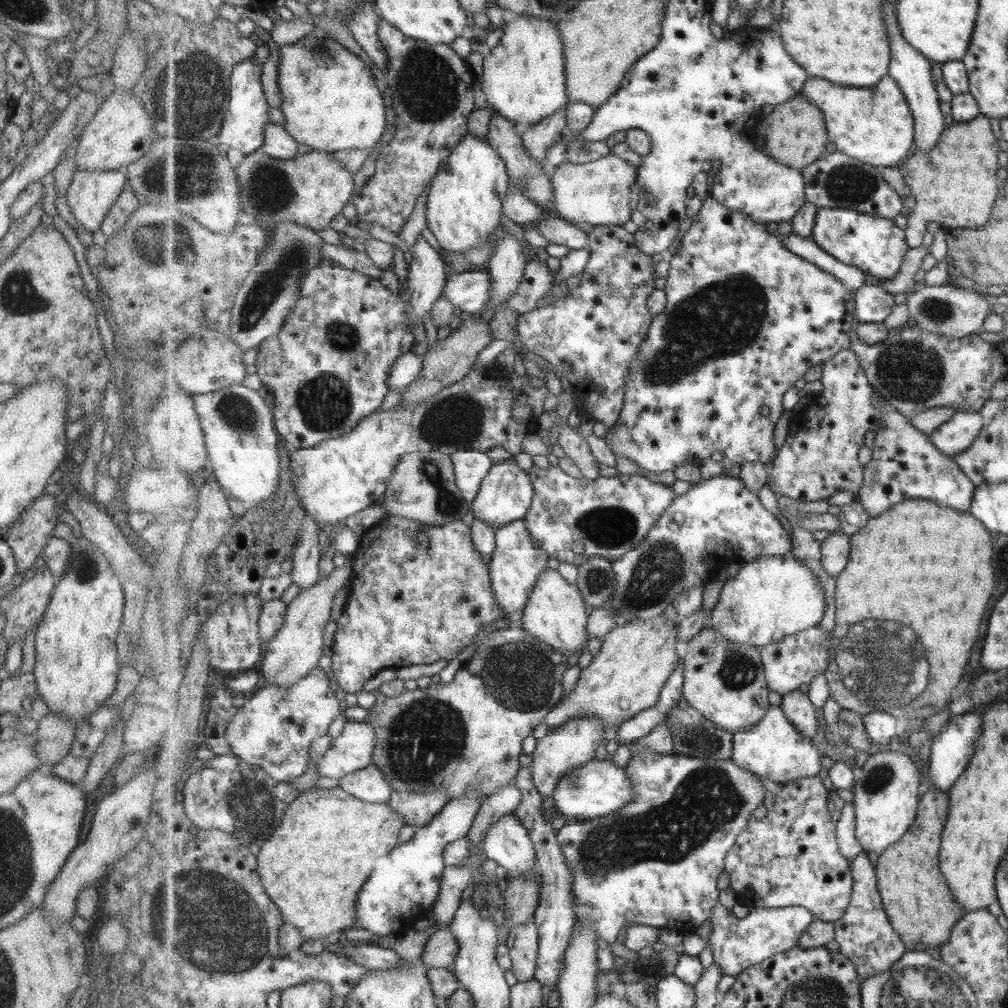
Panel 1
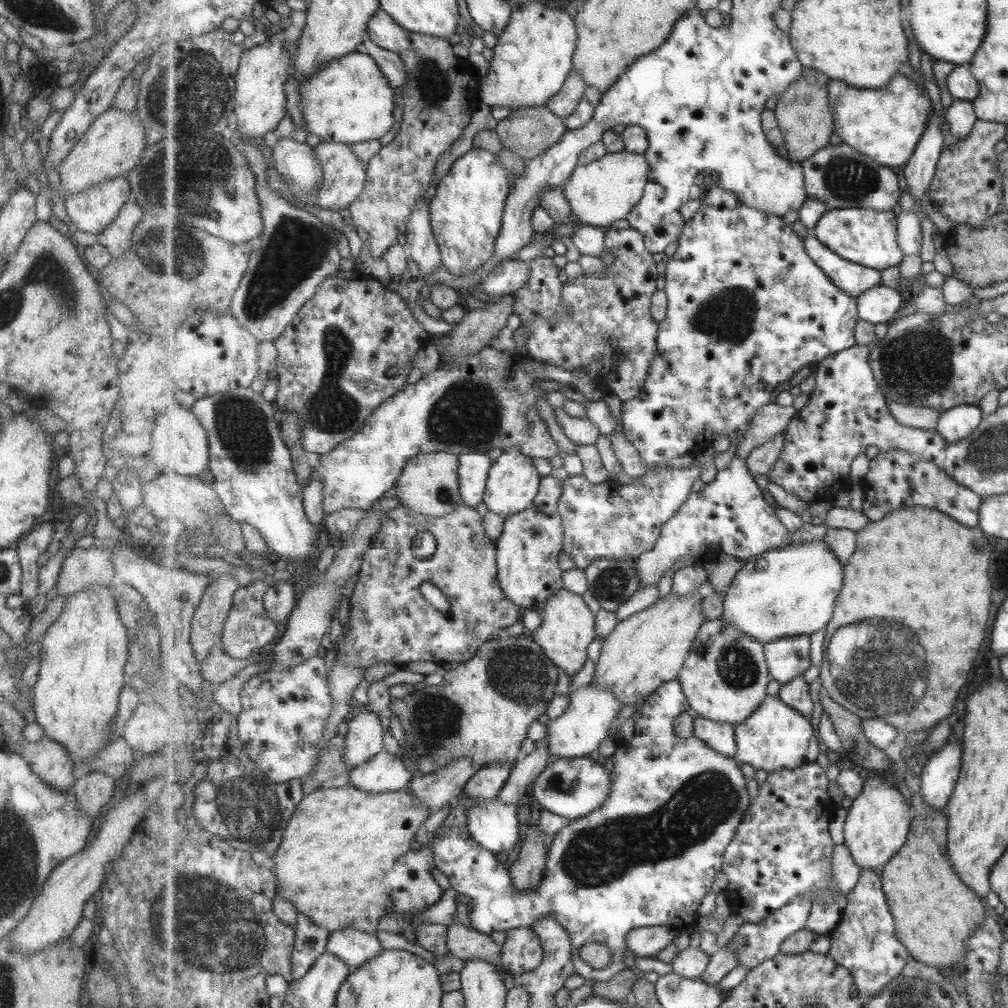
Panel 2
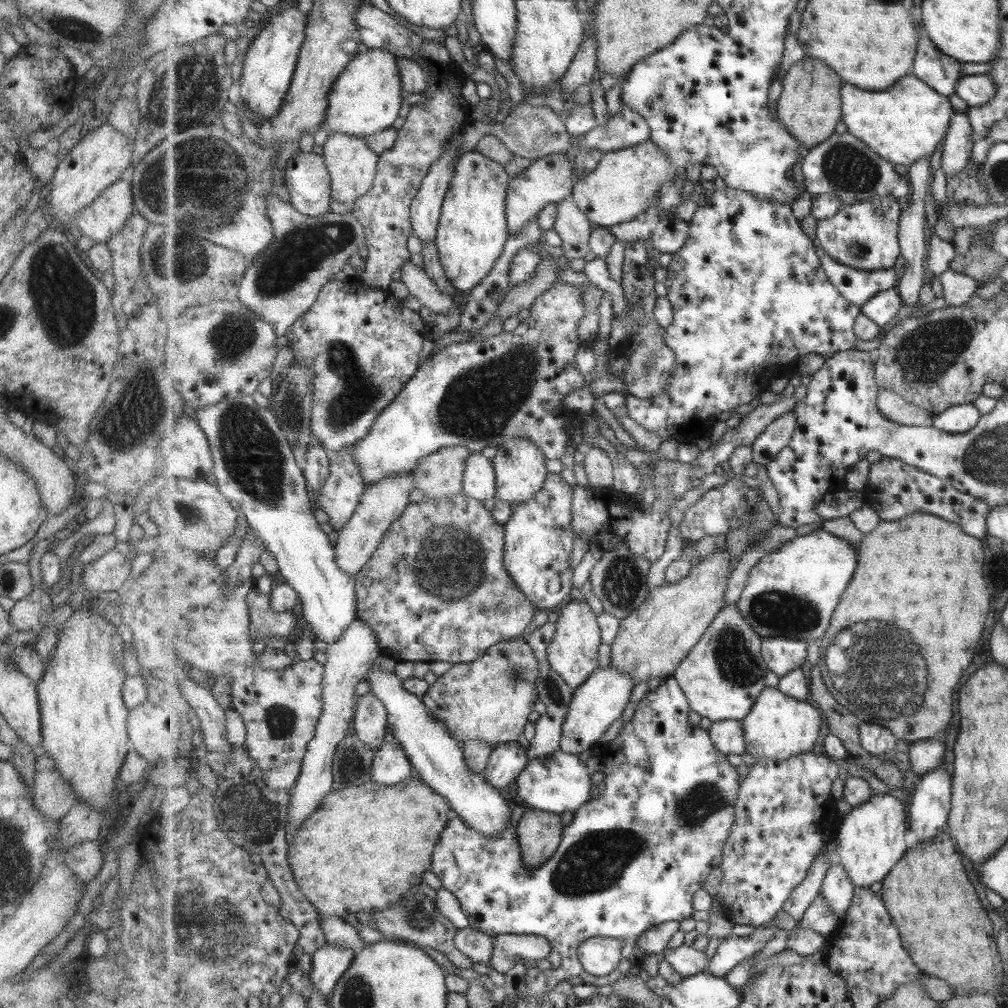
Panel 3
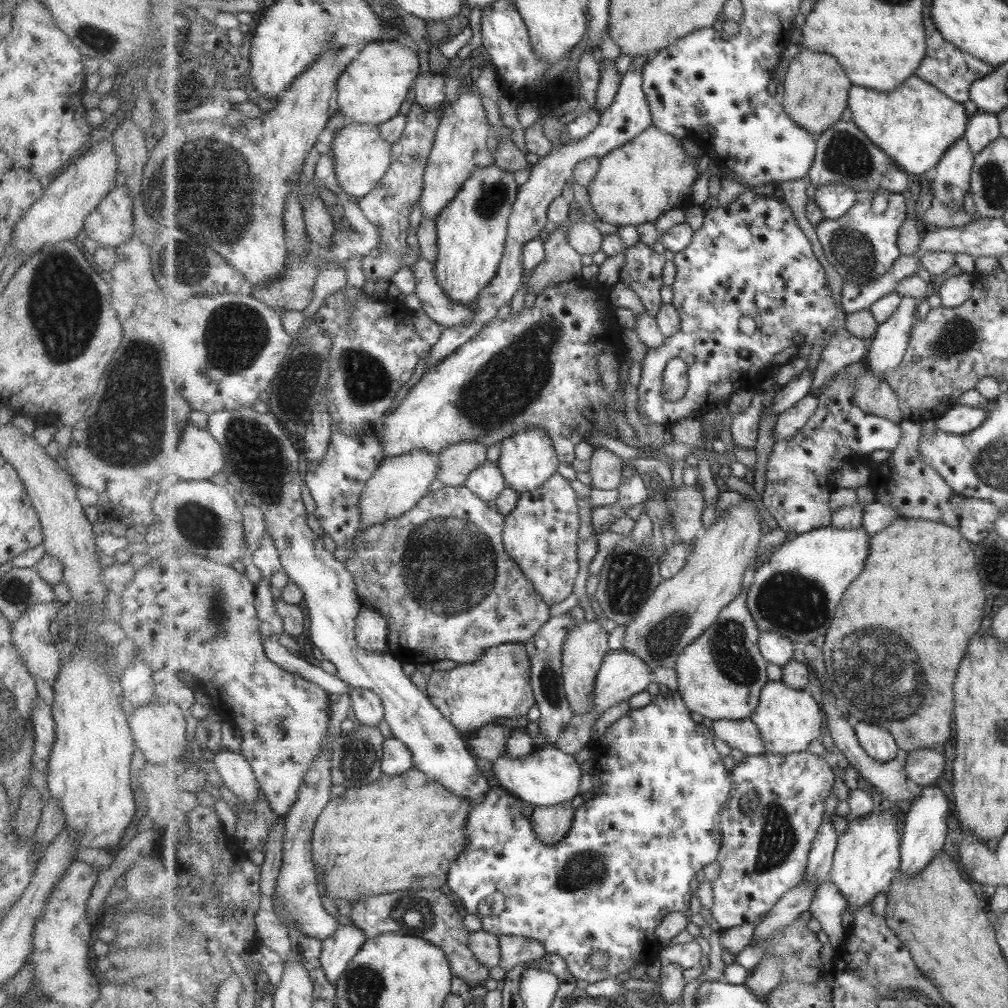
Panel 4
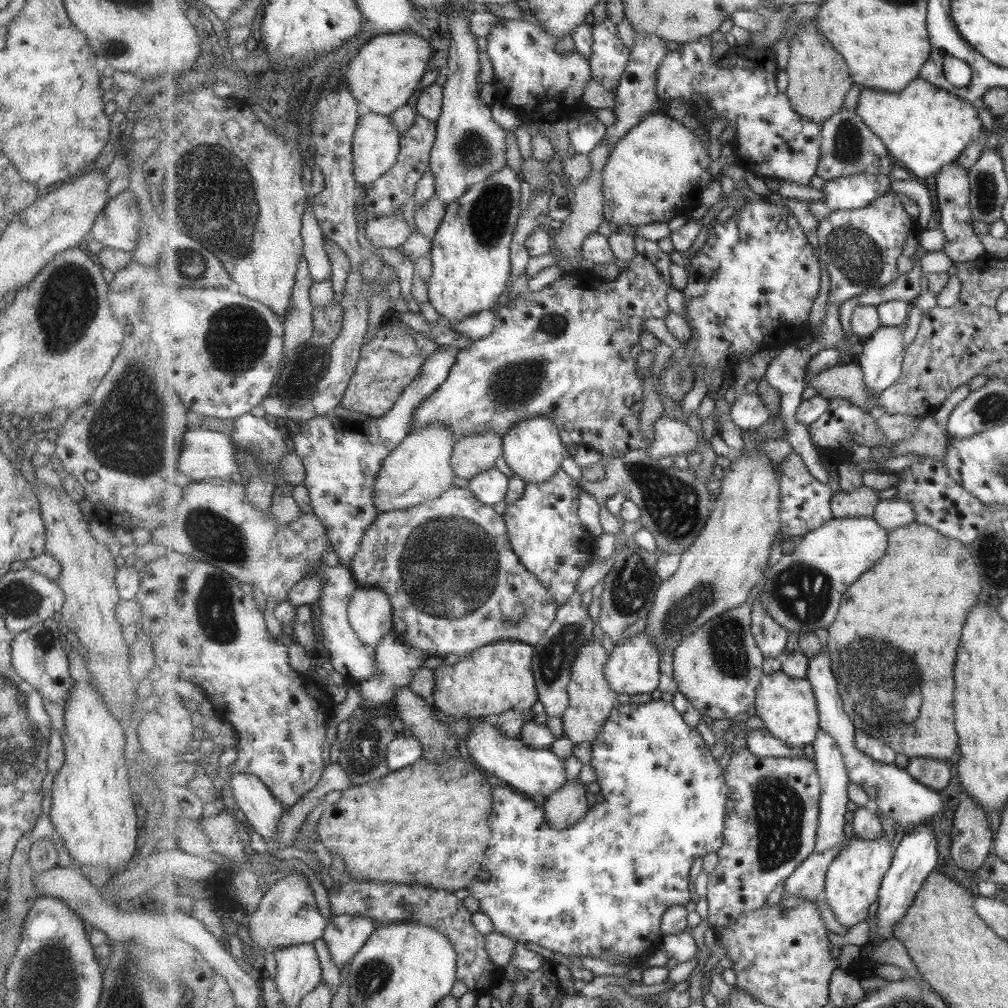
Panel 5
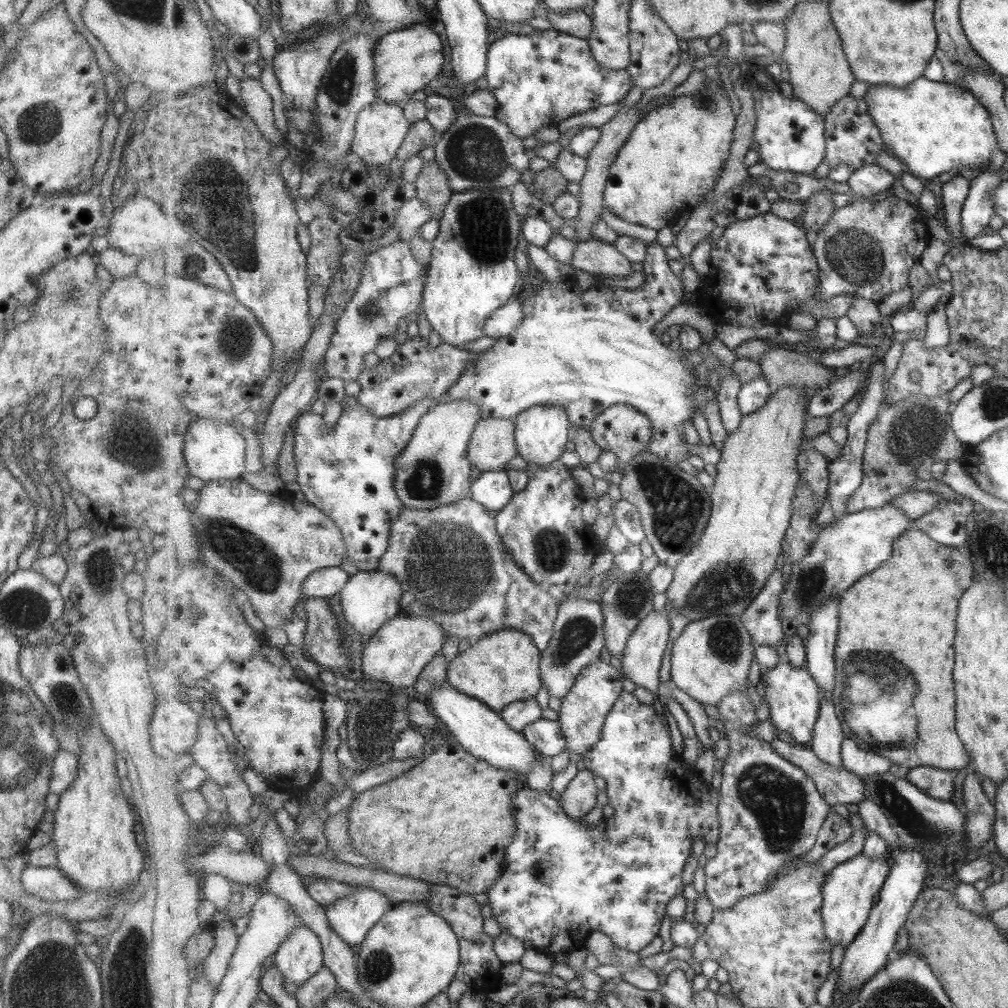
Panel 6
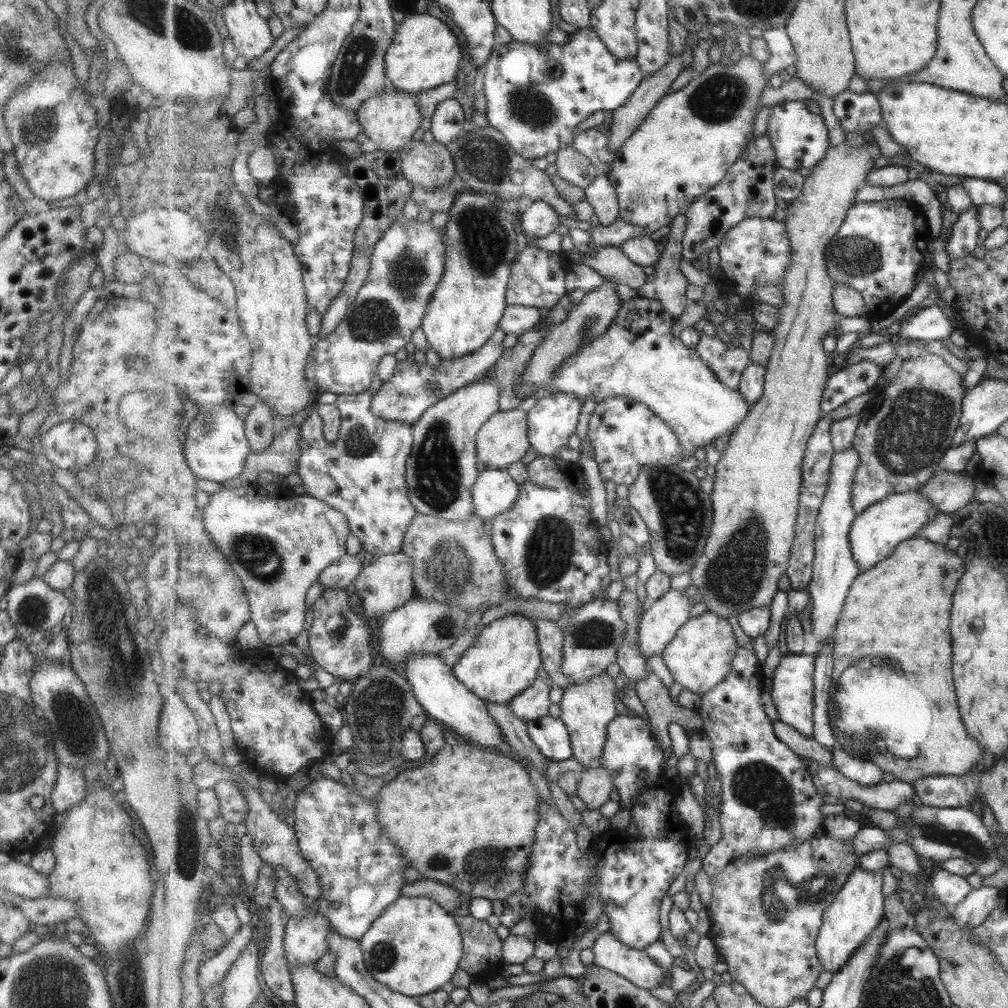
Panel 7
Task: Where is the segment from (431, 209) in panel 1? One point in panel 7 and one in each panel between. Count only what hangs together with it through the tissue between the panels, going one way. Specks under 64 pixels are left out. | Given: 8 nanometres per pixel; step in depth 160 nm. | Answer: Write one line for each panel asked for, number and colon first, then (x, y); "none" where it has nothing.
2: (467, 212)
3: (473, 229)
4: (473, 228)
5: (471, 253)
6: (473, 273)
7: (481, 244)

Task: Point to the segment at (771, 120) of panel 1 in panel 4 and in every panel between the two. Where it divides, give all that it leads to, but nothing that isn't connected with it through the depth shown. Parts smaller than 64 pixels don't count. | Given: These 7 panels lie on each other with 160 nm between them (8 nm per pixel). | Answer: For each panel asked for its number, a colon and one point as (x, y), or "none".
2: (805, 119)
3: (810, 107)
4: (817, 89)

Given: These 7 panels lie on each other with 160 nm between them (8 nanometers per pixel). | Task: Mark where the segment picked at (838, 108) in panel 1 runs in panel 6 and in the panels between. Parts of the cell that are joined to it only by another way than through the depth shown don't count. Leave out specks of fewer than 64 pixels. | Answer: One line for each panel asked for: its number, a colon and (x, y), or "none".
2: (886, 124)
3: (905, 123)
4: (916, 124)
5: (925, 128)
6: (931, 127)

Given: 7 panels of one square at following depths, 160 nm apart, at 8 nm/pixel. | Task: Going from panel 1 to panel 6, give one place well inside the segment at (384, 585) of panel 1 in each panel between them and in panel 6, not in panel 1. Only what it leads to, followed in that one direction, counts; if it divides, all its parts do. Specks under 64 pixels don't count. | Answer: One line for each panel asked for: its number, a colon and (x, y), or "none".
2: (390, 621)
3: (437, 589)
4: (440, 574)
5: (456, 584)
6: (455, 569)

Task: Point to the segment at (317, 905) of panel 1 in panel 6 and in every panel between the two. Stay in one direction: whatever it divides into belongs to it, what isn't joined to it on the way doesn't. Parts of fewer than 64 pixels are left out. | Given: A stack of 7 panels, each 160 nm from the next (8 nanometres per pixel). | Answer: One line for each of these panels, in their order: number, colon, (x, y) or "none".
2: (333, 864)
3: (362, 849)
4: (402, 832)
5: (427, 824)
6: (447, 821)

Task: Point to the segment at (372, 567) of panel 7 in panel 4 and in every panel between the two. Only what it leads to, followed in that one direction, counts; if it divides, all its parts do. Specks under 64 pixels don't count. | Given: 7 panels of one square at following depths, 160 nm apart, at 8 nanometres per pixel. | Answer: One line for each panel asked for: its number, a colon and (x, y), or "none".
4: (372, 632)
5: (371, 612)
6: (371, 599)

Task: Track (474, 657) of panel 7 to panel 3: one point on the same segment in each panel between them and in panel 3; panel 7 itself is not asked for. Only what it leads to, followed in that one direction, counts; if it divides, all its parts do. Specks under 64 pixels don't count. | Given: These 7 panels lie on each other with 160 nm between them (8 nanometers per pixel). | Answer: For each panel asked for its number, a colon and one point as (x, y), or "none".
3: (492, 699)
4: (499, 685)
5: (497, 678)
6: (503, 667)

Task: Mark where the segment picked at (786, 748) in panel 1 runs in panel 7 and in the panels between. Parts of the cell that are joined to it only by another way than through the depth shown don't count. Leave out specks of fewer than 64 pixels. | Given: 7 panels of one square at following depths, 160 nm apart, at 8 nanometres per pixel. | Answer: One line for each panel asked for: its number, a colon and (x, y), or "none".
2: (776, 737)
3: (779, 727)
4: (789, 719)
5: (788, 707)
6: (794, 698)
7: (793, 689)

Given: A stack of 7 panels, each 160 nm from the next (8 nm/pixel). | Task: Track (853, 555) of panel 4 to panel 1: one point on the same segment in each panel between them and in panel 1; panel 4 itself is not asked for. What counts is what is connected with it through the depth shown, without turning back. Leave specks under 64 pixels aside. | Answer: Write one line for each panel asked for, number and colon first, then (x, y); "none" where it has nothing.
1: (773, 597)
2: (789, 592)
3: (793, 593)

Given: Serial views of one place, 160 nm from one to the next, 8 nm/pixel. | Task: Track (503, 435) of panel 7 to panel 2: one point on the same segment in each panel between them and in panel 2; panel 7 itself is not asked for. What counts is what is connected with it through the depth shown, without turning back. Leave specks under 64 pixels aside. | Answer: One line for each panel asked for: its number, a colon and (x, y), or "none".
2: (430, 483)
3: (440, 475)
4: (455, 464)
5: (473, 455)
6: (493, 443)

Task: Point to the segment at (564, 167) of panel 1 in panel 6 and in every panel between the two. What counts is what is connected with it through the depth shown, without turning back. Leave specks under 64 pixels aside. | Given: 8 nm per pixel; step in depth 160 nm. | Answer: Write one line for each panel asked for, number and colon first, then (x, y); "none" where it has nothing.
2: (605, 191)
3: (627, 182)
4: (651, 175)
5: (658, 171)
6: (673, 159)

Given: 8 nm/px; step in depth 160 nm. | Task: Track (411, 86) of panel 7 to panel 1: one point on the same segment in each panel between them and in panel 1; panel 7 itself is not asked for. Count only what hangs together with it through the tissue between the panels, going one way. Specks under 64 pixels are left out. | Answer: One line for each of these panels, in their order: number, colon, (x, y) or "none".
1: (331, 102)
2: (349, 100)
3: (366, 99)
4: (372, 89)
5: (383, 76)
6: (407, 61)

